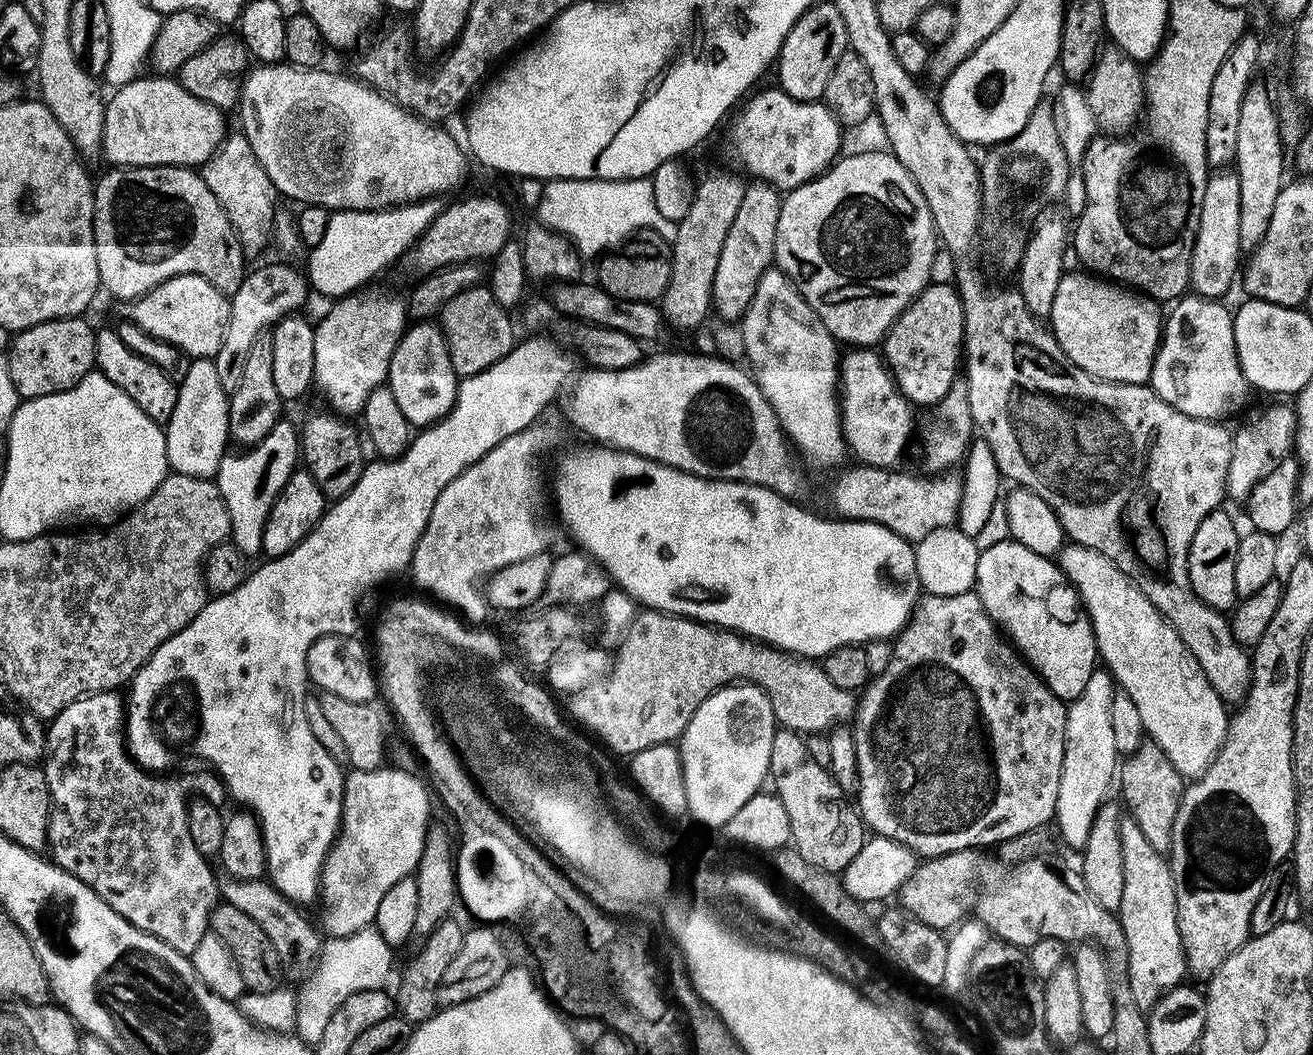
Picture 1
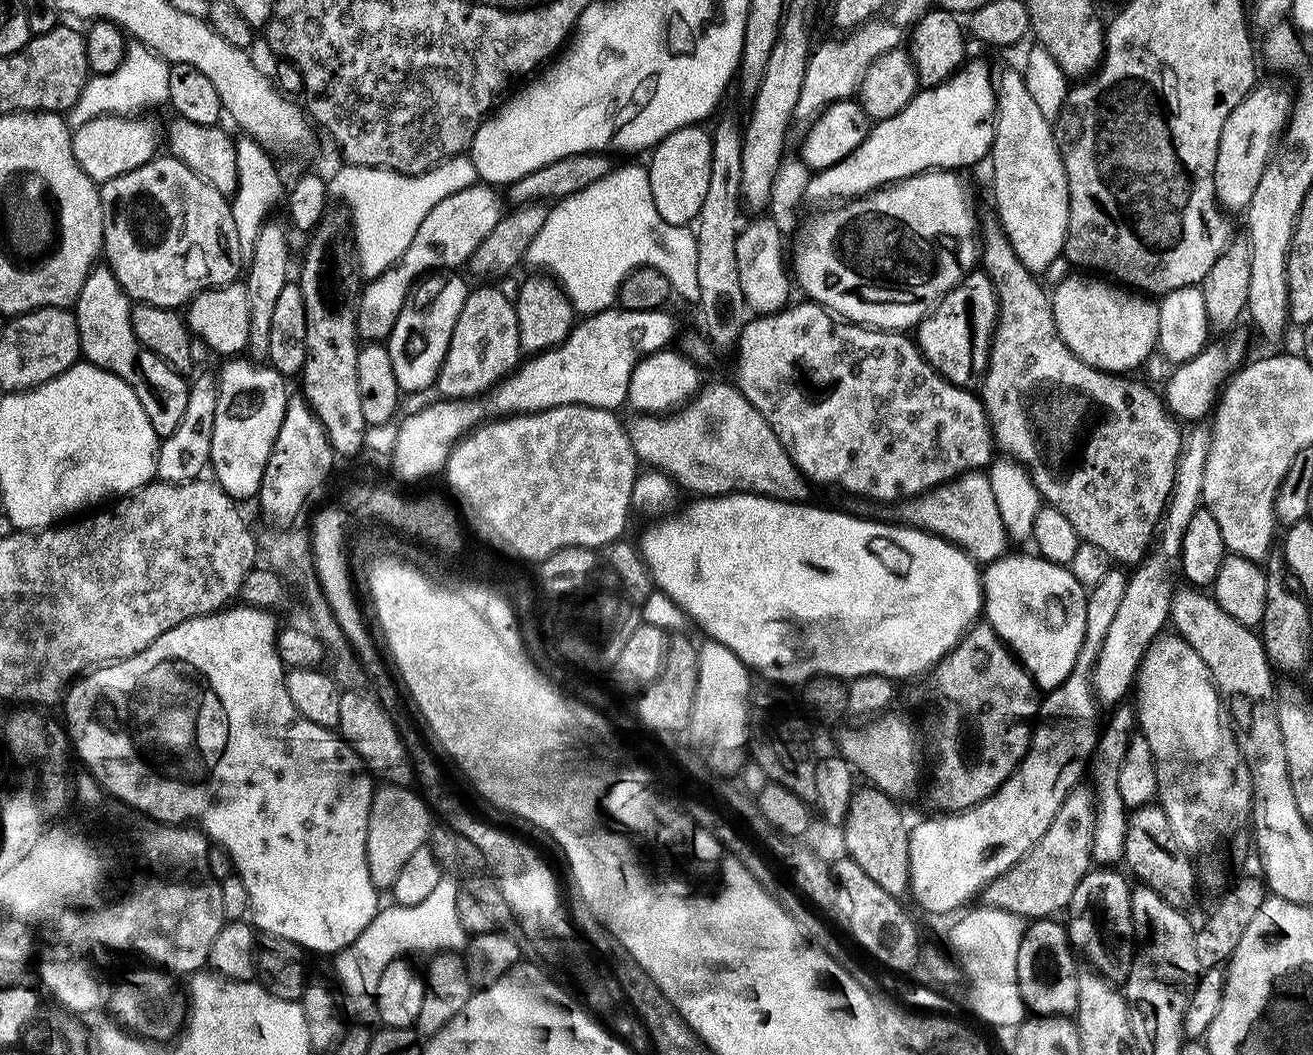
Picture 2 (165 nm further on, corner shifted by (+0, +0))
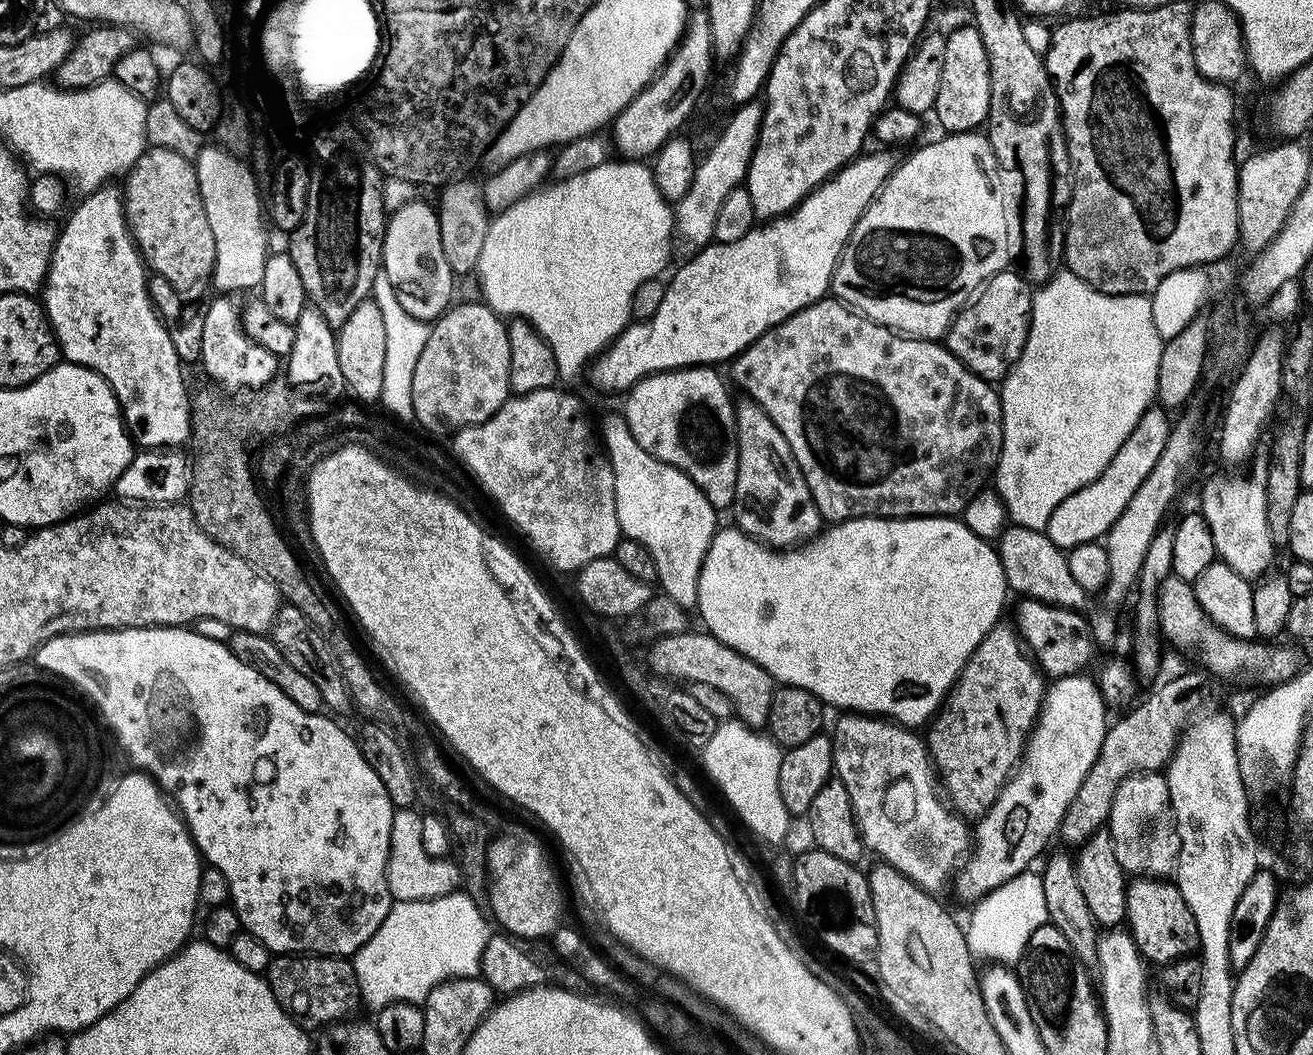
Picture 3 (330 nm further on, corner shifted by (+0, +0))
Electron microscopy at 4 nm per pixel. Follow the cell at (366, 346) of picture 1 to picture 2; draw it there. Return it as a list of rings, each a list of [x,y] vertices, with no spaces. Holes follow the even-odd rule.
[[[477,182],[469,186],[468,189],[451,194],[450,197],[443,199],[442,202],[438,203],[438,206],[430,210],[430,214],[427,214],[426,218],[422,220],[418,232],[411,239],[410,246],[407,246],[405,253],[383,274],[369,279],[363,285],[360,294],[360,310],[356,313],[356,330],[361,341],[387,341],[388,335],[392,333],[394,322],[398,322],[398,314],[402,310],[402,306],[408,300],[409,292],[421,278],[443,268],[456,270],[459,269],[459,264],[460,267],[467,265],[468,260],[474,254],[474,250],[478,250],[478,246],[482,246],[484,239],[498,226],[500,217],[505,215],[505,201],[502,196],[502,201],[500,201],[500,196],[496,192],[499,191],[493,185]]]

